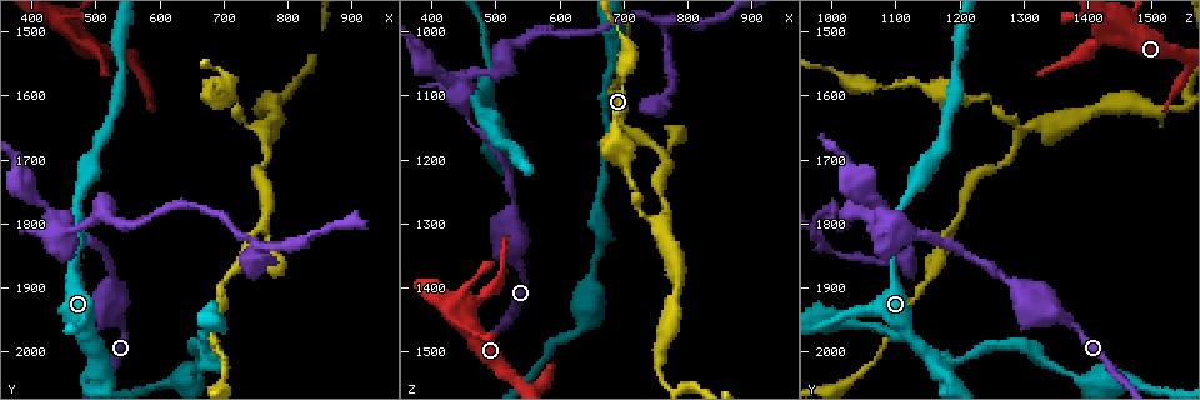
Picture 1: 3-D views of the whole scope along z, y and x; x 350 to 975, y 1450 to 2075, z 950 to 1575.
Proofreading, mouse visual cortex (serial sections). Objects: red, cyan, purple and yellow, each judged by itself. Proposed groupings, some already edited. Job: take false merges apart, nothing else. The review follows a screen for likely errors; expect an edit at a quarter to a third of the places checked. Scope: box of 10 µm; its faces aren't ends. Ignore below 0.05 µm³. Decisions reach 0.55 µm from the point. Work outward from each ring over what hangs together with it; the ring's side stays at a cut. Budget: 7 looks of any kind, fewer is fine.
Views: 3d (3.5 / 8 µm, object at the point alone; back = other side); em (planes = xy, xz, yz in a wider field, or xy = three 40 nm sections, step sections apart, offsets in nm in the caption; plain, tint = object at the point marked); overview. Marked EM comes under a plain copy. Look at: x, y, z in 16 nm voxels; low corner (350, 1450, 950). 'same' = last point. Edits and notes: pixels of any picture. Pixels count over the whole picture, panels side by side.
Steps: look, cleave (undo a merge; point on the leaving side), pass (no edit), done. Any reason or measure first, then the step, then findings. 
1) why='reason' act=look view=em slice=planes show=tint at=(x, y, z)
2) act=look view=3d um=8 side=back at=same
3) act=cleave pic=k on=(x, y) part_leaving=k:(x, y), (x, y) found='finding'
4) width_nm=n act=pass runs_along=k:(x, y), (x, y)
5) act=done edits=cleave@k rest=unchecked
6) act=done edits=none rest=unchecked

why='thin arm on a thick one' act=look view=3d um=3.5 at=(460, 1500, 1455)

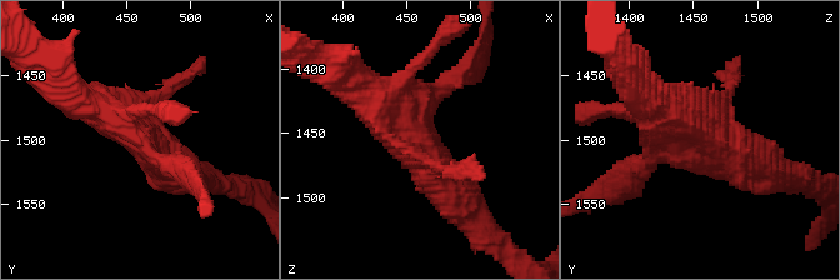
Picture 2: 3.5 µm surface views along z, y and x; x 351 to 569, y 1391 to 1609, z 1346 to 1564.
why='shape alone is not enough' act=look view=em slice=xy step=1 show=tint at=(456, 1498, 1456)

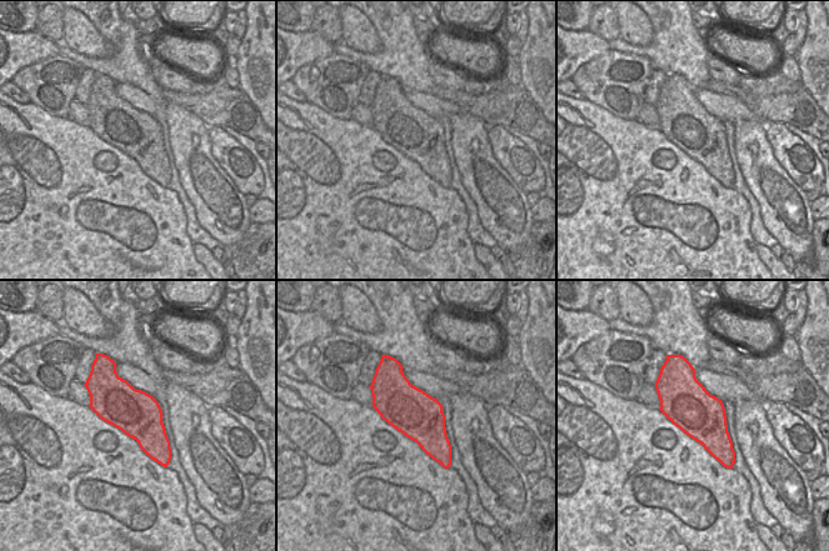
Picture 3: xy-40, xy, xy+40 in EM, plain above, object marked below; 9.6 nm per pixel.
act=pass runs_along=2:(755, 174), (710, 135), (640, 165) found='continuous, no second cell'

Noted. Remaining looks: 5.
why='thin neck' act=look view=em slice=xy step=1 show=tint at=(435, 1795, 1080)

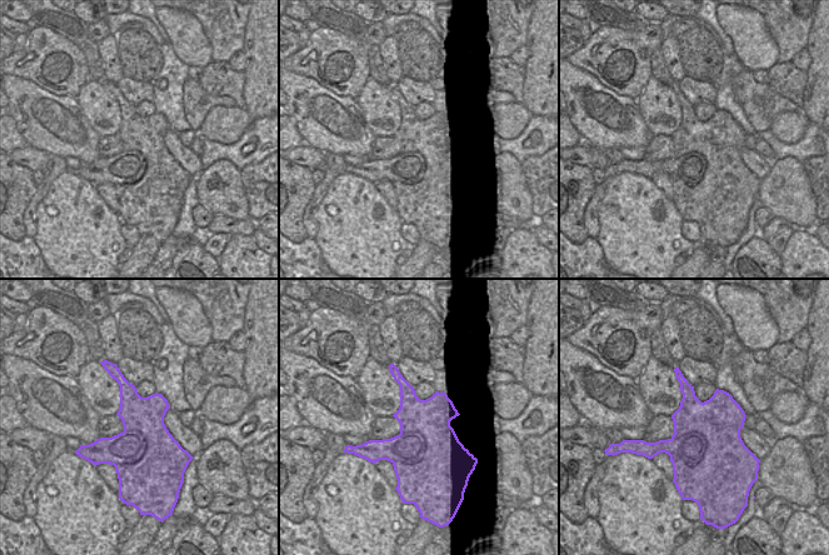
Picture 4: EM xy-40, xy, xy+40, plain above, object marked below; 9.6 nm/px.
act=look view=3d um=3.5 at=same

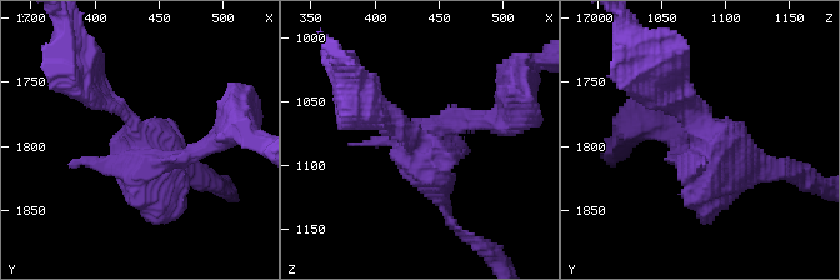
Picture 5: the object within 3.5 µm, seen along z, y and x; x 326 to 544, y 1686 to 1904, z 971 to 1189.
width_nm=550 act=cleave pic=5 on=(208, 149) part_leaving=5:(159, 160), (183, 160), (236, 123) found='two cells meet here'

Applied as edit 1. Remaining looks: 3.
why='sharp bend' act=look view=3d um=3.5 at=(755, 1810, 1185)

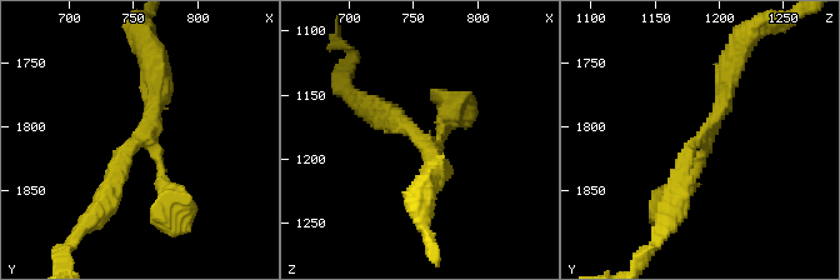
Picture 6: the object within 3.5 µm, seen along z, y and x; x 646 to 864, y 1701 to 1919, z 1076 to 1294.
arms=3 arm_widths_nm=200,200,250 act=look view=em slice=xy step=2 show=tint at=(756, 1808, 1184)

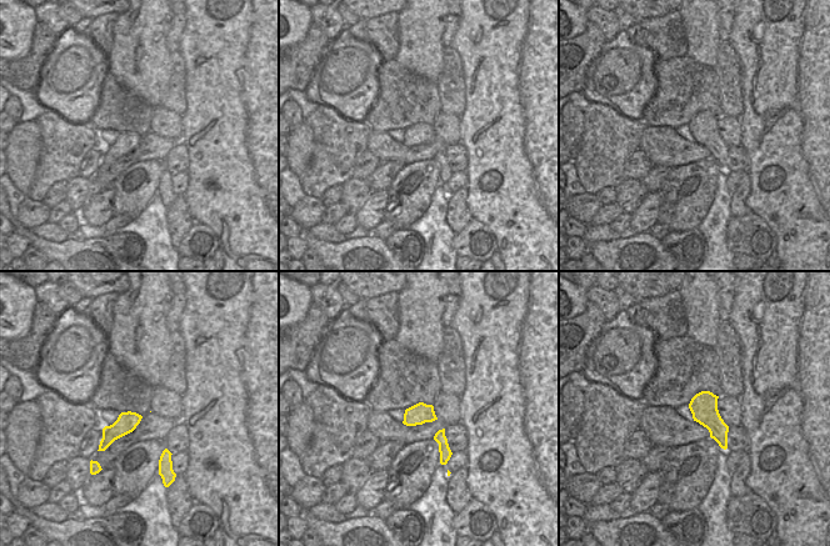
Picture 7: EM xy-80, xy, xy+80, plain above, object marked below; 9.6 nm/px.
why='cut it another way' act=look view=em slice=xy step=5 show=tint at=same

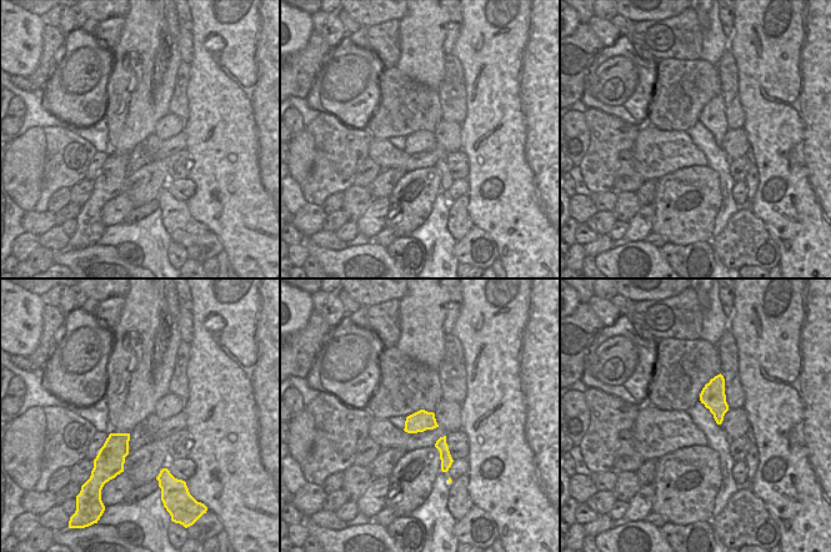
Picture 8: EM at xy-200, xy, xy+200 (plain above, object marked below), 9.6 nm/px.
act=pass runs_along=6:(673, 203), (730, 65) found='one cell here'

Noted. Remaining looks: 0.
act=done edits=cleave@5 rest=unchecked

